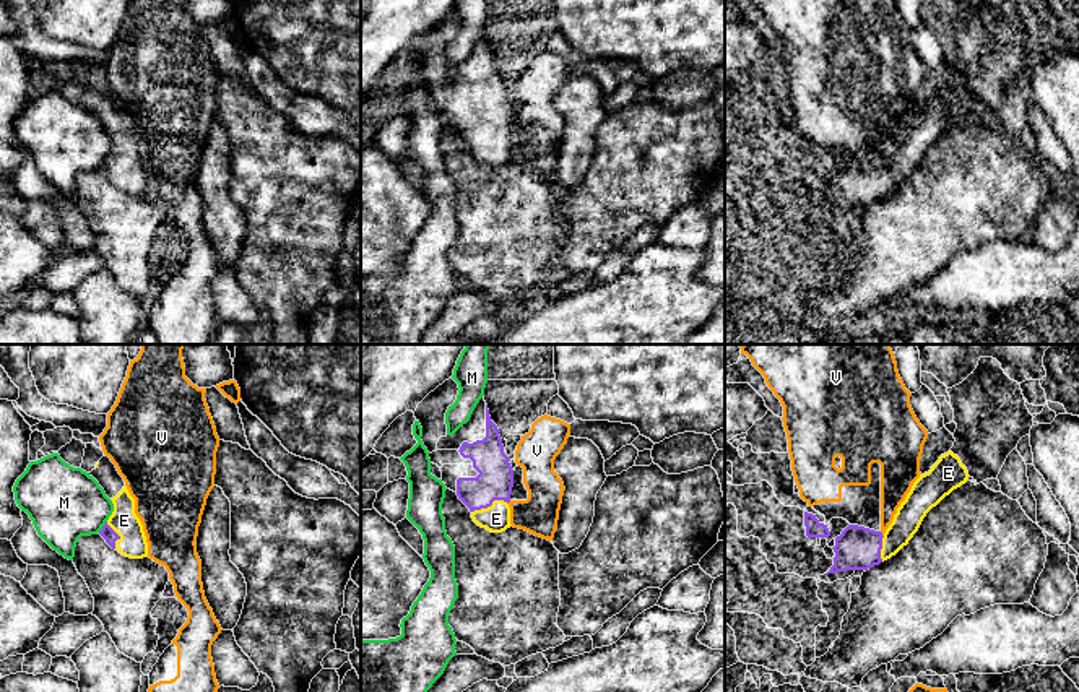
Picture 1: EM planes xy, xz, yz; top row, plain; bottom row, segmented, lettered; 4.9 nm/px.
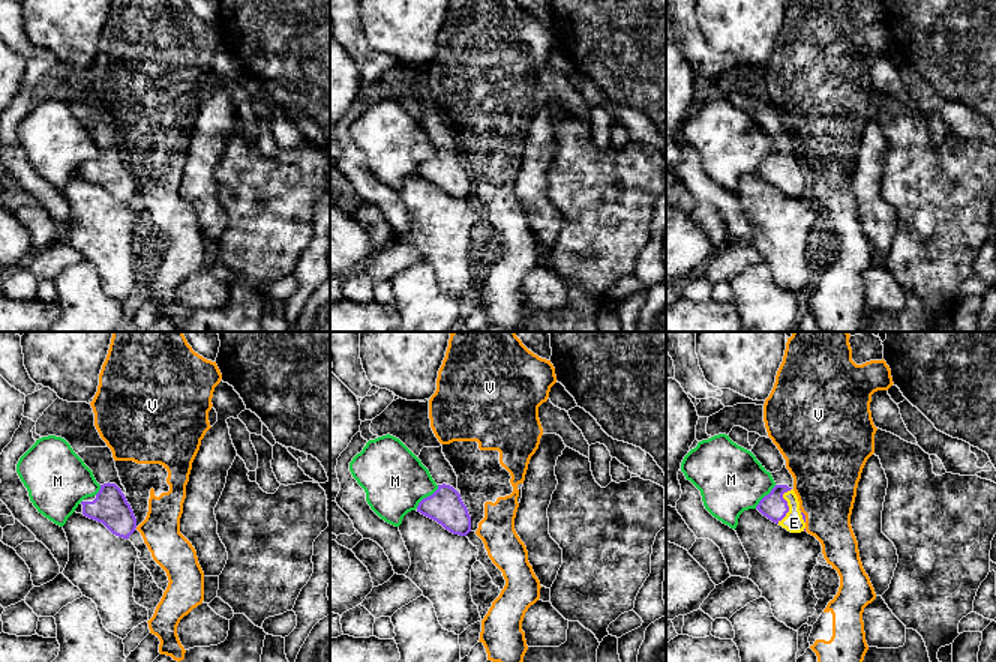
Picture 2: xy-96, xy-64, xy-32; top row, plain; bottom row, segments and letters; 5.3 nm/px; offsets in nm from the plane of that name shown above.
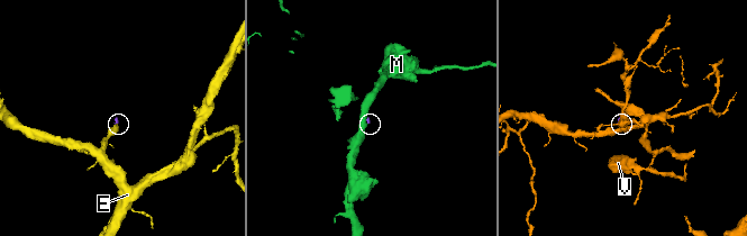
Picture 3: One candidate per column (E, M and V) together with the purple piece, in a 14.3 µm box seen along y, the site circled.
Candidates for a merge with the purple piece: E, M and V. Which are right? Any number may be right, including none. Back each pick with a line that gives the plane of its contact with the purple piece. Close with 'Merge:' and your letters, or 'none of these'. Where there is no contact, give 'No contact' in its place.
E: Touches purple in xz
Merge: E

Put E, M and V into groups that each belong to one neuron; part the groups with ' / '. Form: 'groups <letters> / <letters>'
groups E / M / V

